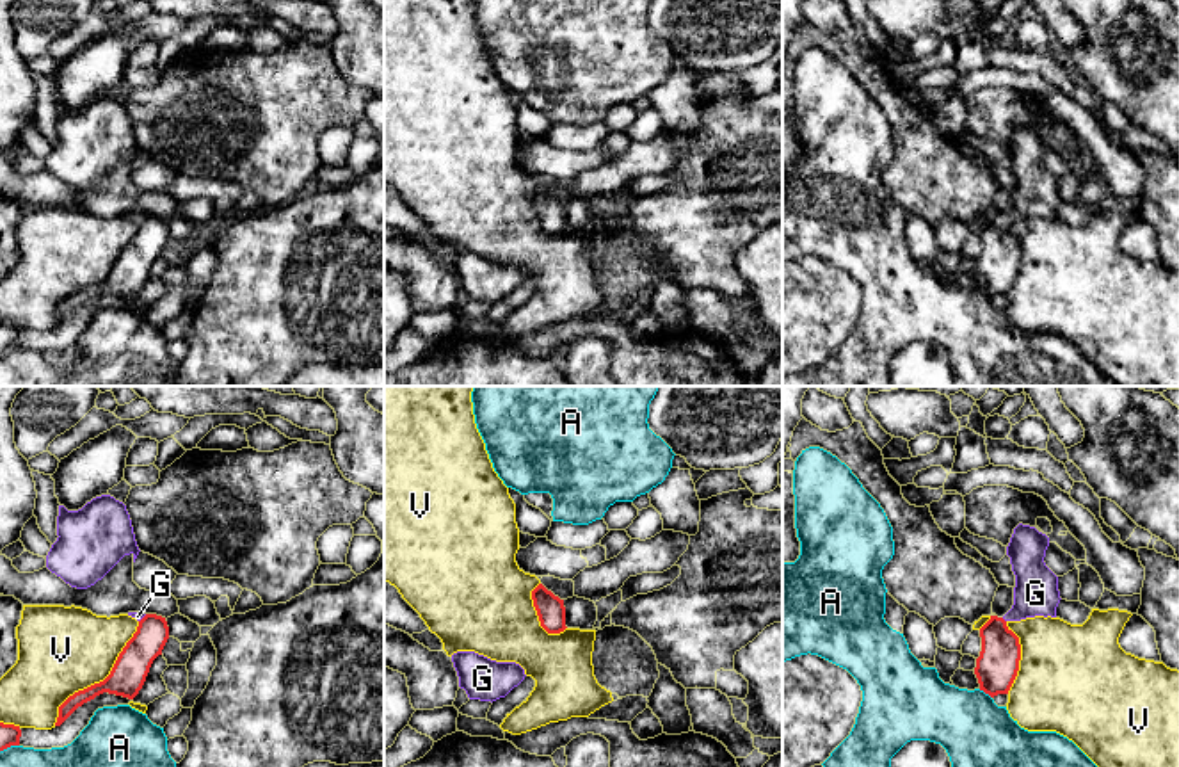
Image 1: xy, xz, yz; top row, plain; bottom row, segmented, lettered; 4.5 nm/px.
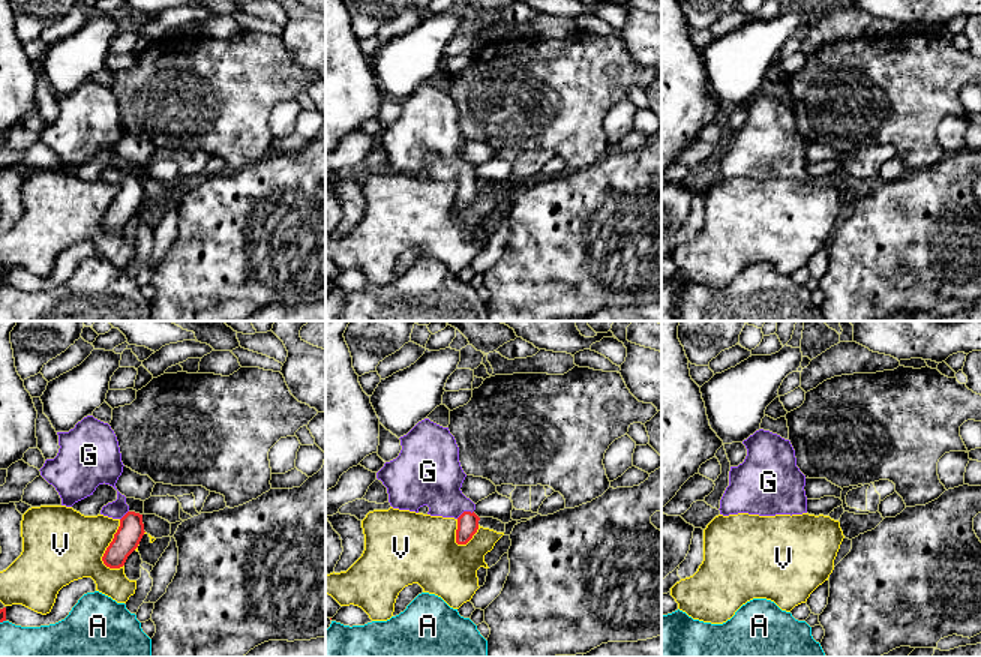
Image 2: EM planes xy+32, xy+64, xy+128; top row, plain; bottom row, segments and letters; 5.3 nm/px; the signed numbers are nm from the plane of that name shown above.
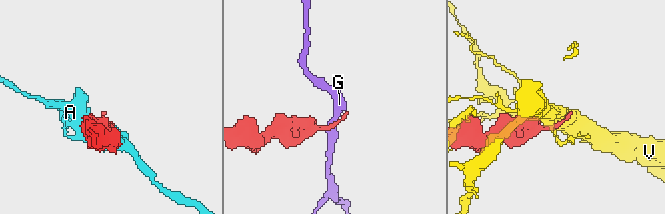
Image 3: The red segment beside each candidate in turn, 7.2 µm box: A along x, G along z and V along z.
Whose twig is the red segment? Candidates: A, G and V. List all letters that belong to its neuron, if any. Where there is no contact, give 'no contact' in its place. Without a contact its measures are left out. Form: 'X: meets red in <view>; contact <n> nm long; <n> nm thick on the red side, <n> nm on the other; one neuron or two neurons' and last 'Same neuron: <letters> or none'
A: meets red in yz; contact 80 nm long; 190 nm thick on the red side, 360 nm on the other; two neurons
G: meets red in yz; contact 30 nm long; 190 nm thick on the red side, 200 nm on the other; one neuron
V: meets red in xy; contact 600 nm long; 160 nm thick on the red side, 400 nm on the other; two neurons
Same neuron: G

